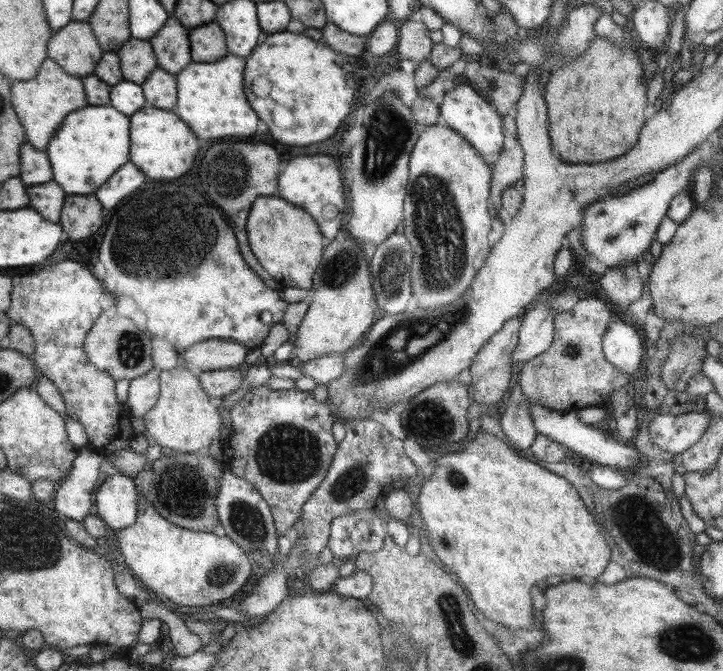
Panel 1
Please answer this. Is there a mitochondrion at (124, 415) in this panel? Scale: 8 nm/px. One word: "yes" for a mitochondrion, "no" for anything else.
no

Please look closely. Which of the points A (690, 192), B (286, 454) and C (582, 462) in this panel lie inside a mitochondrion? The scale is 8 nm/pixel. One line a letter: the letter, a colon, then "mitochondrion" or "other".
A: other
B: mitochondrion
C: other

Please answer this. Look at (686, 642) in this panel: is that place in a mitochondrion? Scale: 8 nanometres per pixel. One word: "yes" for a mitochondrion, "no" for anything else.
yes

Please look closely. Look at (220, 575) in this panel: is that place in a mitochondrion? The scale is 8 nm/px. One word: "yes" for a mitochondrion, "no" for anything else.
yes

